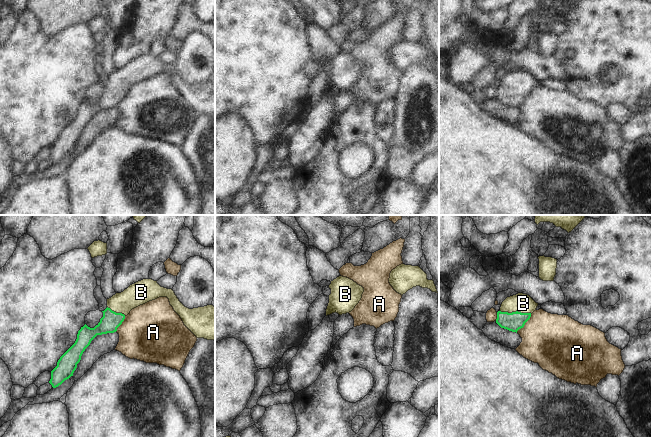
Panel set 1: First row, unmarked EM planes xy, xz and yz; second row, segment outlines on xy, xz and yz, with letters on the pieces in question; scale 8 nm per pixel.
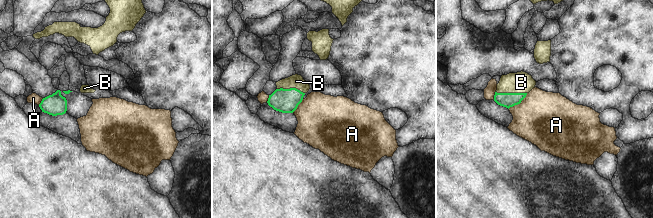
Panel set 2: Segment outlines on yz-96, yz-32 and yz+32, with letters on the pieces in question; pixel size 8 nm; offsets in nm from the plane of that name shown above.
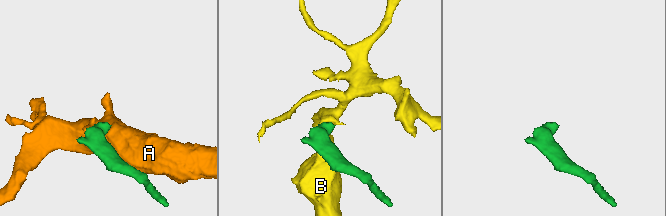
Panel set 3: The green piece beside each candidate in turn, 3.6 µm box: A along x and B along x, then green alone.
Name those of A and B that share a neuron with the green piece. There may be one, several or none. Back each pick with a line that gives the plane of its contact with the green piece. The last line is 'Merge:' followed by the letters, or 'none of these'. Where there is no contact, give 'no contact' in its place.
B: yz
Merge: B

